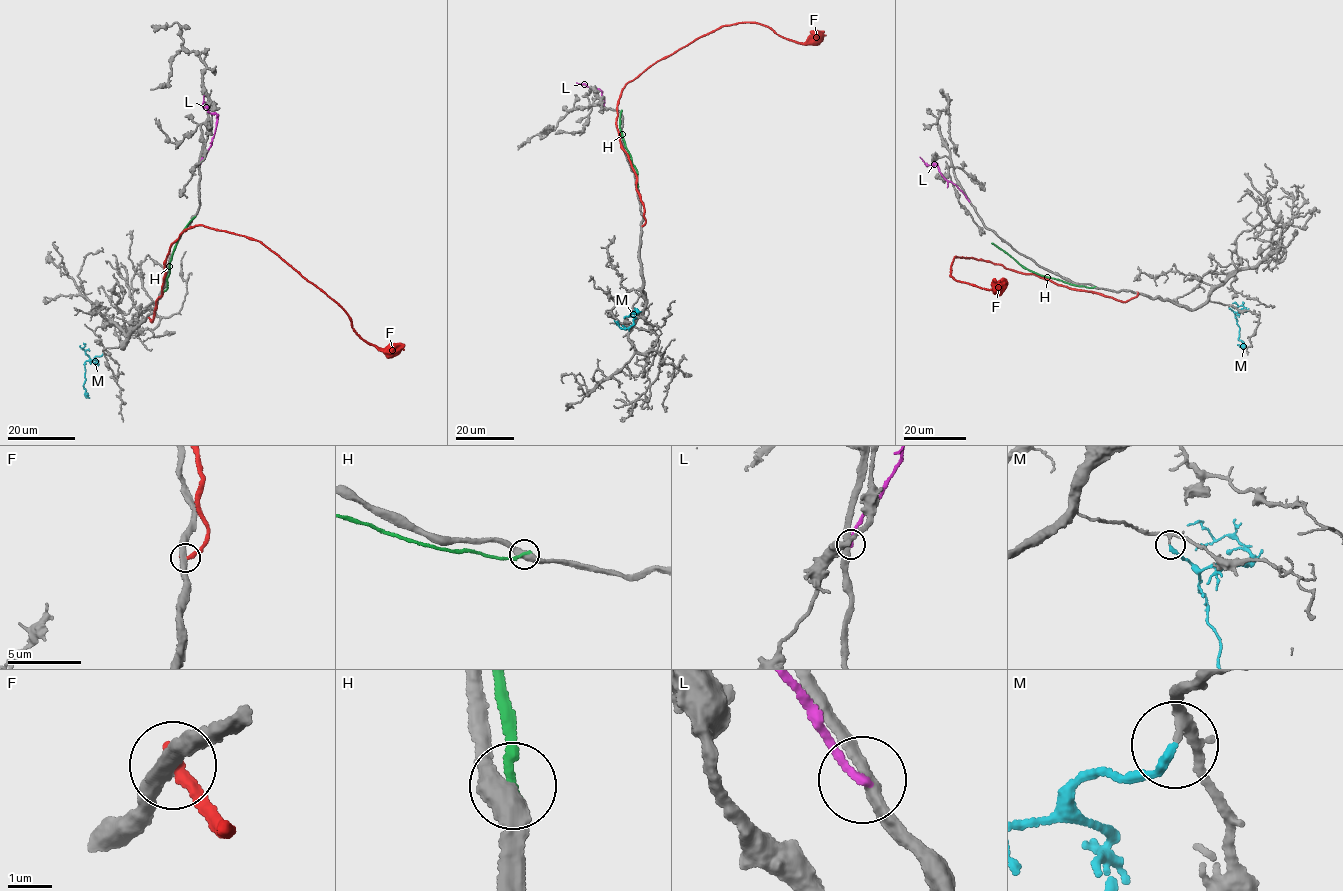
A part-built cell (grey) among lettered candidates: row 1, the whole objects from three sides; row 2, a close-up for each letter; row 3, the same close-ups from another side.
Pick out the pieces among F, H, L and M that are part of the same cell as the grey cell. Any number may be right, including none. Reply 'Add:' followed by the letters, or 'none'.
Add: M

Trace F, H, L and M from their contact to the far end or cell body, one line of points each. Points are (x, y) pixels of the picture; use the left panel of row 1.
F: (148, 316), (154, 319), (163, 293), (169, 249), (199, 224), (260, 242), (340, 304), (370, 344), (404, 345)
H: (161, 295), (167, 288), (169, 262), (181, 232), (196, 216)
L: (200, 163), (211, 145), (218, 117), (202, 106), (204, 95)
M: (103, 353), (84, 362), (86, 391)

